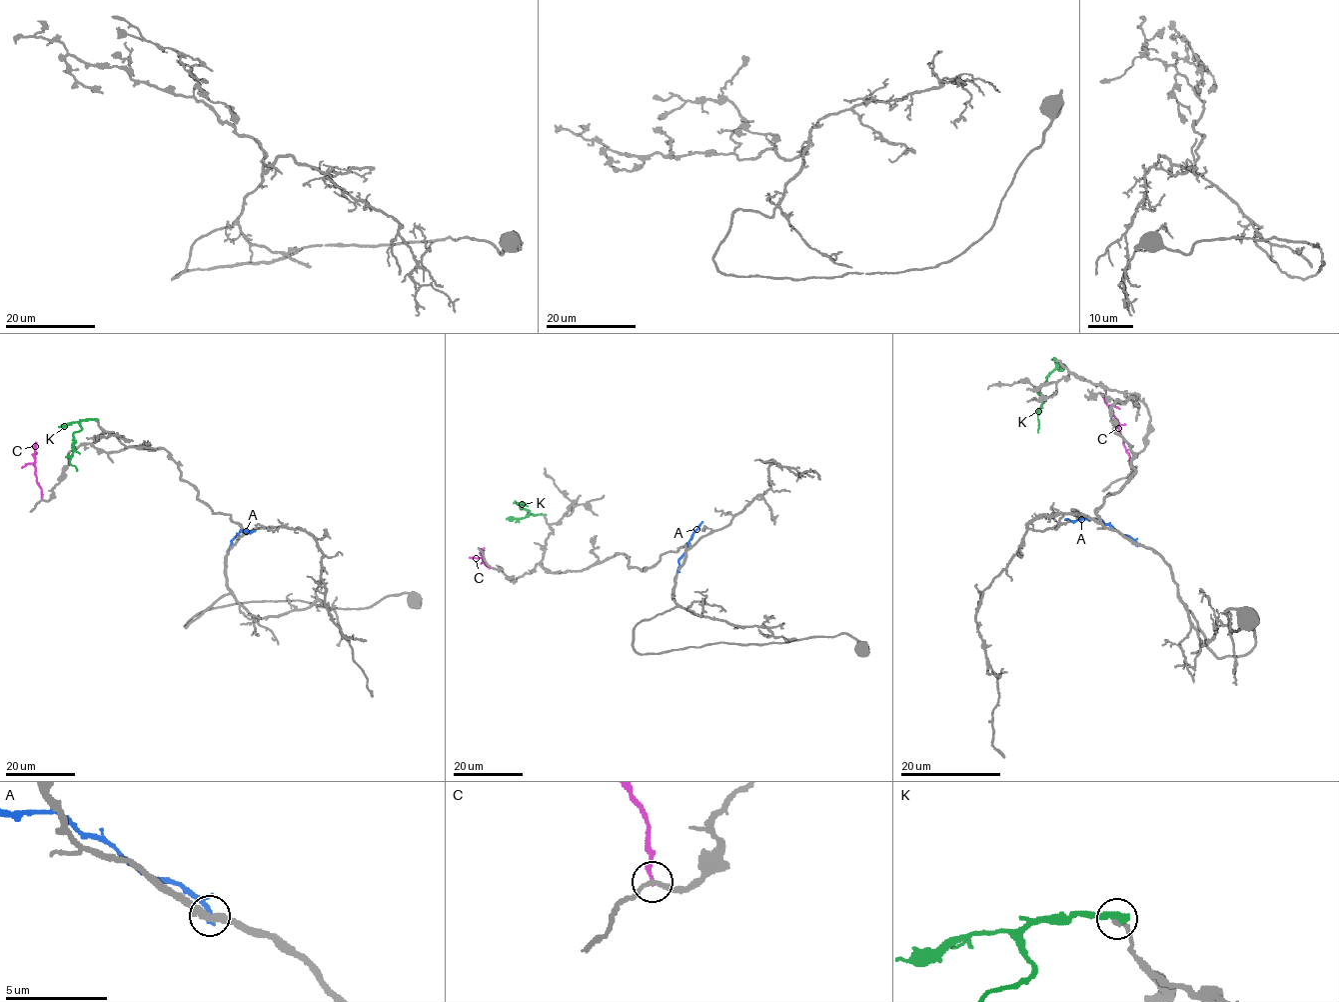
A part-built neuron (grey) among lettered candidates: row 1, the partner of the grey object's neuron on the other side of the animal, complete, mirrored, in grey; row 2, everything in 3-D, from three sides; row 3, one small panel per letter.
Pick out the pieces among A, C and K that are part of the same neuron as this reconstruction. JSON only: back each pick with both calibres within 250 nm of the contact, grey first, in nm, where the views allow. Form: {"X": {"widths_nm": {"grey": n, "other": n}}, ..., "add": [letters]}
{"add": []}

